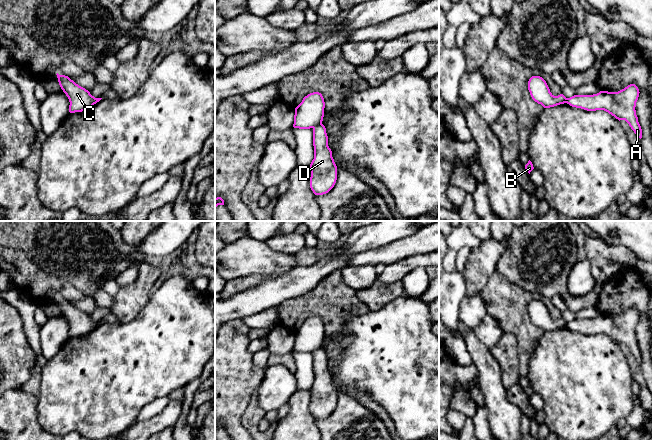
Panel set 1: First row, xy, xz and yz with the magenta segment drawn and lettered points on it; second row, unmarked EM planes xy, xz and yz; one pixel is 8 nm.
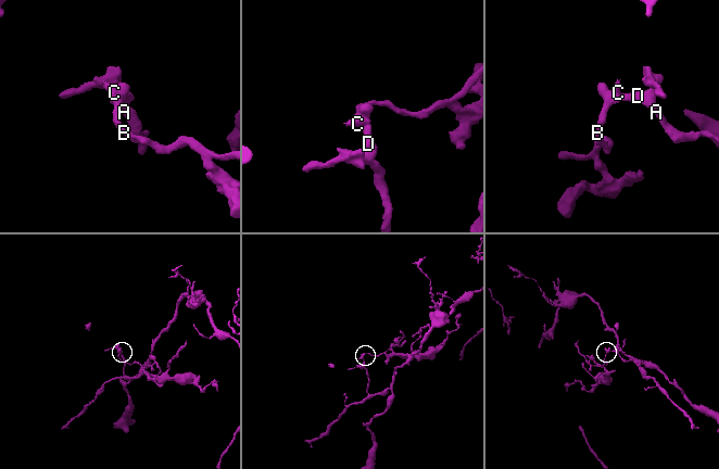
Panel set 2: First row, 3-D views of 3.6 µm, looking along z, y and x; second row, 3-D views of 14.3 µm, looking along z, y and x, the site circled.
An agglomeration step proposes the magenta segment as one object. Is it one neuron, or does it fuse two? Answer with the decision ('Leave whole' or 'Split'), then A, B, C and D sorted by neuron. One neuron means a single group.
Split. Groups: A D / B C

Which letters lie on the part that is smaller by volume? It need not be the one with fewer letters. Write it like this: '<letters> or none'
B, C

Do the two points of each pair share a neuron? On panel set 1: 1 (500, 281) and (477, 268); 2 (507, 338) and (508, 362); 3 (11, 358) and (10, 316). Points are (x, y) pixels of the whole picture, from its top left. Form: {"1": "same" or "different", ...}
{"1": "different", "2": "same", "3": "same"}

